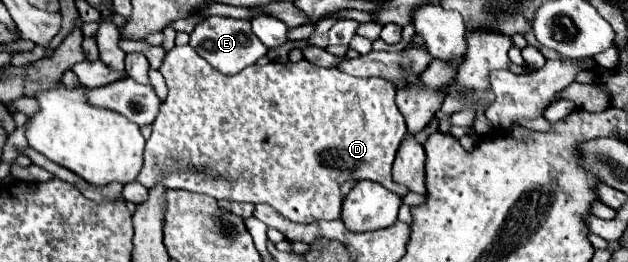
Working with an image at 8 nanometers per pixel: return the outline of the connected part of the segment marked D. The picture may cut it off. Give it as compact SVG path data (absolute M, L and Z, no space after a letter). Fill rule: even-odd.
M190 45L174 47L172 51L168 51L164 65L160 67L160 73L164 75L166 85L168 85L168 99L162 103L160 115L152 123L152 135L146 141L148 149L144 151L144 167L138 175L138 181L146 187L154 187L156 183L162 183L170 189L186 189L192 193L210 195L214 199L232 199L232 201L244 201L244 203L268 203L280 215L284 215L286 219L296 221L296 223L314 223L314 221L322 221L322 219L340 217L340 207L342 207L340 185L348 179L356 179L356 181L370 179L370 181L378 181L388 191L394 191L398 195L408 193L408 189L404 185L394 183L390 177L394 155L402 143L402 137L406 135L406 123L404 123L404 117L400 115L396 103L394 103L396 89L386 79L376 79L376 77L360 79L360 77L346 75L338 69L324 69L324 67L312 65L308 61L284 63L284 65L282 63L268 63L264 67L250 65L236 75L224 75L224 73L216 71L212 65L208 65Z

